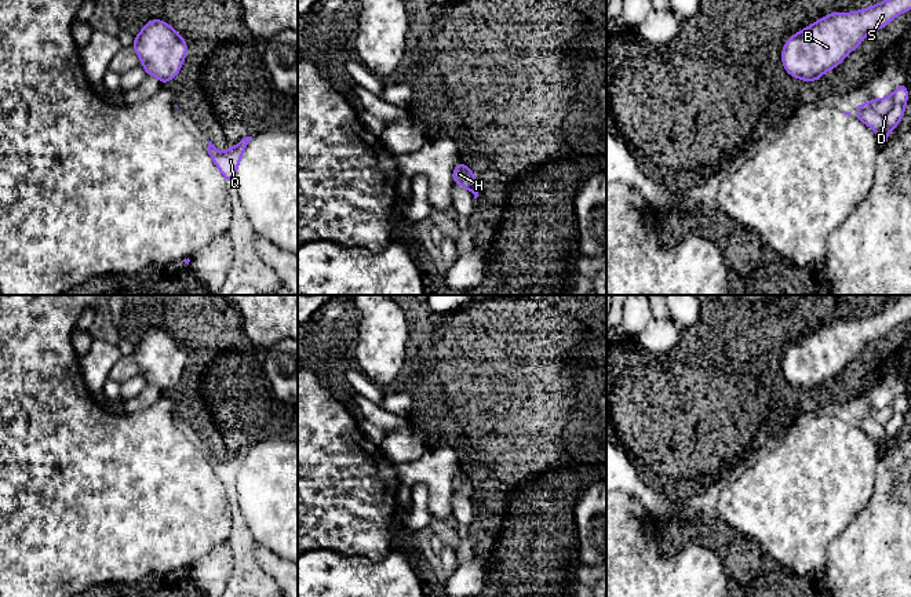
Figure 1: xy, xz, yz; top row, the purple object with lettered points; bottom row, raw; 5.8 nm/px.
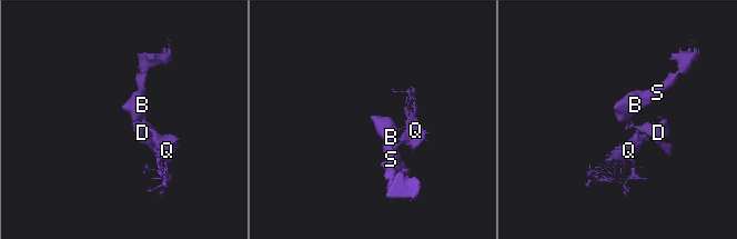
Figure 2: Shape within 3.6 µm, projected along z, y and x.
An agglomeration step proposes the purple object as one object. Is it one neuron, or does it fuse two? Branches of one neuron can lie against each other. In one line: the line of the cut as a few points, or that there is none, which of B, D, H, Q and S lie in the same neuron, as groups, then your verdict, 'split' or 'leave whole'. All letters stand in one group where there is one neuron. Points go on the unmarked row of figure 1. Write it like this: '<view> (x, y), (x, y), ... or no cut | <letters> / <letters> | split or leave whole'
yz (819, 385), (811, 389) | B H S / D Q | split

